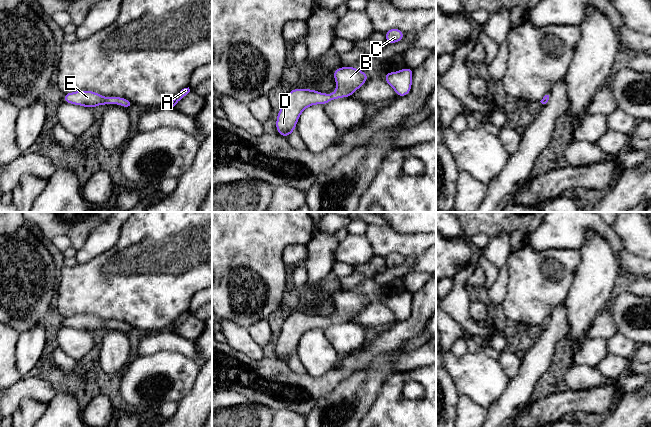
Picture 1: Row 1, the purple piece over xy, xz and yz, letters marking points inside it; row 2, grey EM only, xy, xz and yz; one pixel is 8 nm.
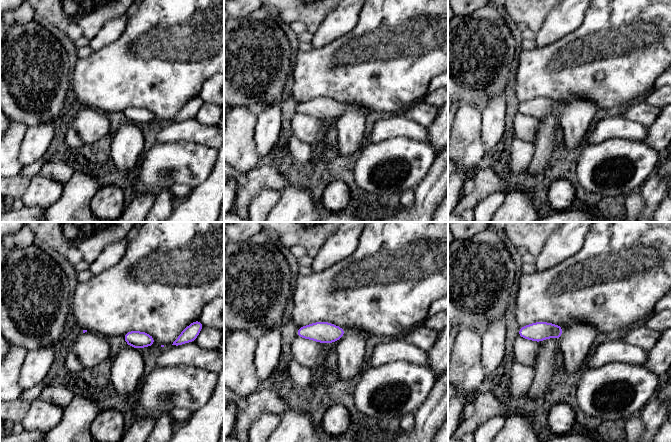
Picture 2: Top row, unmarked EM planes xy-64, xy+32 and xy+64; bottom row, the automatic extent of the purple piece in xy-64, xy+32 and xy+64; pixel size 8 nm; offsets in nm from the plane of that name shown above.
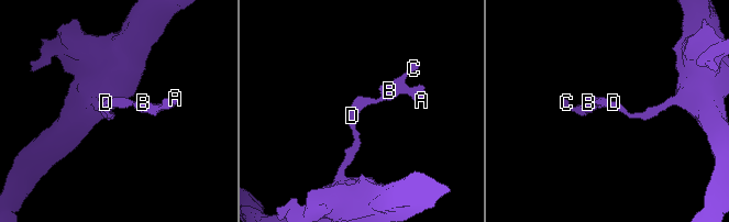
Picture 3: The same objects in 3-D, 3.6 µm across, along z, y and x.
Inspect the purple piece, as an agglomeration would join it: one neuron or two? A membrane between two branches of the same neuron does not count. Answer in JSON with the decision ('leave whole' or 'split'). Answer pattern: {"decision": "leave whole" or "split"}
{"decision": "leave whole"}

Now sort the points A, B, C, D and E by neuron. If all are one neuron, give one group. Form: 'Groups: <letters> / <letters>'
Groups: A B C D E

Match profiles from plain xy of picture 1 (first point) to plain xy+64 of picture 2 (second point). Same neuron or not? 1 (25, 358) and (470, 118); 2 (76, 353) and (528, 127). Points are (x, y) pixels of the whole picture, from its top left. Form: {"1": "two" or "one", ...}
{"1": "two", "2": "one"}

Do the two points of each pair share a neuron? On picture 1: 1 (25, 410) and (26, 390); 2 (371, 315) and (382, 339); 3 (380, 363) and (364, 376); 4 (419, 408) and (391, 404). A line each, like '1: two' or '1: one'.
1: two
2: two
3: one
4: one

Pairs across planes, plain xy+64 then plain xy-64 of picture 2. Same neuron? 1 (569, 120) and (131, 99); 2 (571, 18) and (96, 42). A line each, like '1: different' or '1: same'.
1: different
2: same

